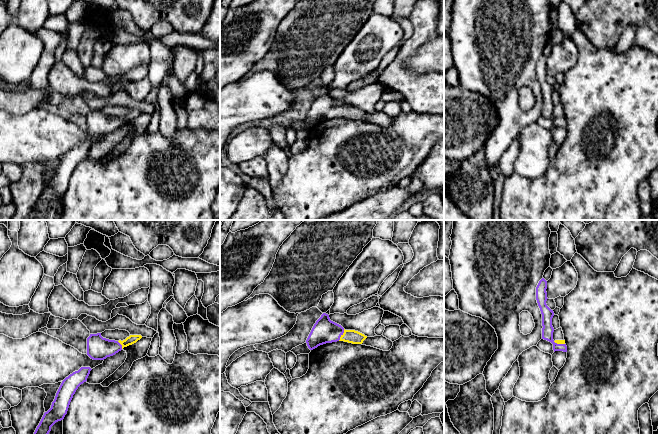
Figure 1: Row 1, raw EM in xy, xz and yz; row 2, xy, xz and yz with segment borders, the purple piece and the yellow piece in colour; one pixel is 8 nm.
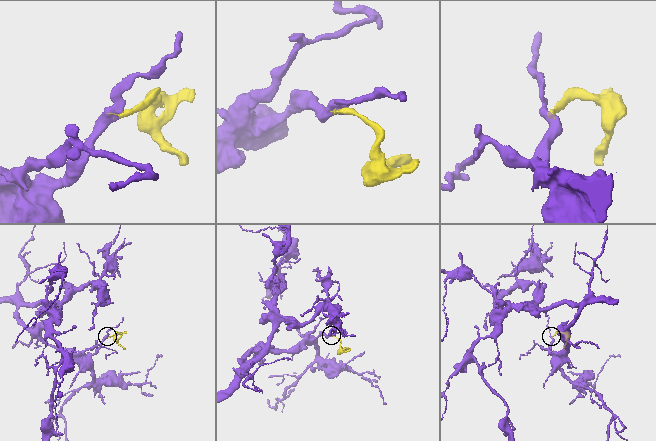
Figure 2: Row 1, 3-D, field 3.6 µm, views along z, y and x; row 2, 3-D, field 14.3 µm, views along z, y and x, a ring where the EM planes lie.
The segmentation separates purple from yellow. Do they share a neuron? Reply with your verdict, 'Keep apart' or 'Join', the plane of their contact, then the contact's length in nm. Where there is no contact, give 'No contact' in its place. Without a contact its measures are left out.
Join. Touches purple in xz. Shared border 110 nm

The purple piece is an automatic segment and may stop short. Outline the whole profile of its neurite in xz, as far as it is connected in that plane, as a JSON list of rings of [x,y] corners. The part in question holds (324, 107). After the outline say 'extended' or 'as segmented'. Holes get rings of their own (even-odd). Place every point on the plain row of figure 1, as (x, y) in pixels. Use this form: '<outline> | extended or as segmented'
[[[323,89],[314,100],[307,116],[310,126],[326,119],[344,117],[352,120],[362,120],[367,114],[355,106],[345,106],[341,101],[330,96],[329,91]]] | extended

